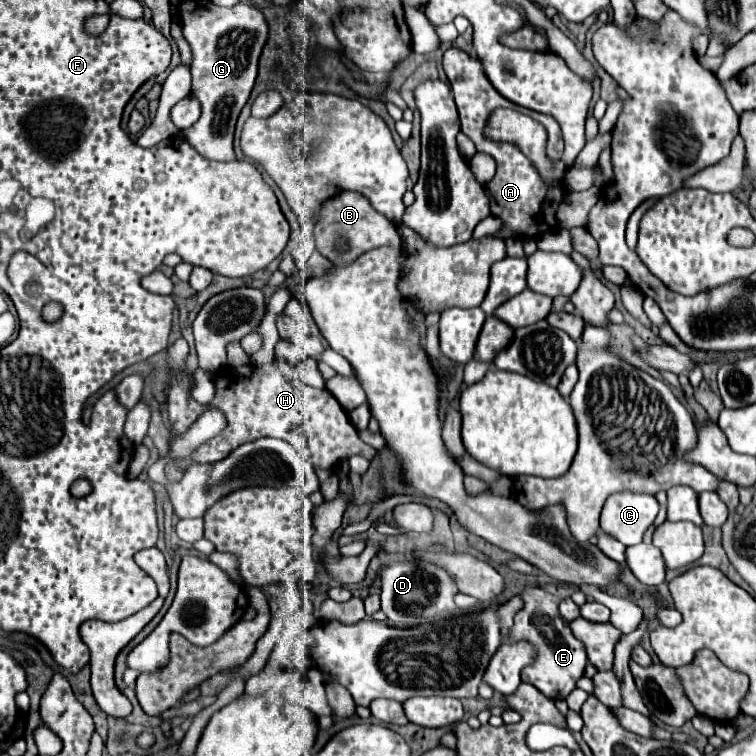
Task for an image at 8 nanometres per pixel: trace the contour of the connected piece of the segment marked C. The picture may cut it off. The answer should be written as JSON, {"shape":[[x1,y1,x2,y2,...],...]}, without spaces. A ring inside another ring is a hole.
{"shape":[[616,493,610,495,600,513,600,527,624,545,642,541,644,531,658,515,658,501,646,493]]}

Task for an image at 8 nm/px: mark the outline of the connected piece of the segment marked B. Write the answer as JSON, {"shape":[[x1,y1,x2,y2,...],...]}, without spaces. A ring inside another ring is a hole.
{"shape":[[344,191,340,193,336,199,328,201,328,215,320,215,320,221,316,225,316,233,314,233,314,241,316,241,316,249,330,259,334,265,336,263,352,263,356,261,356,257,360,257,366,251,378,249,378,247,400,247,402,241,396,233,396,225,386,219,382,213,378,213,364,195,360,193,352,193,352,191],[338,237,346,237,350,241,350,251,346,253,336,253,334,251,334,241]]}

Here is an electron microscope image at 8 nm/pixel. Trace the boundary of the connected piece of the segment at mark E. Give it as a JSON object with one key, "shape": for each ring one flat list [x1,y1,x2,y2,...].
{"shape":[[526,587,522,599,524,607,516,613,514,625,504,641,510,643,512,639,528,639,528,643,536,647,536,659,524,667,522,681,536,685,538,691,542,691,546,697,564,699,576,687,576,681,584,675,584,667,588,663,584,645,572,635,568,623,564,623,560,617,558,603,550,593,542,591,540,587]]}

